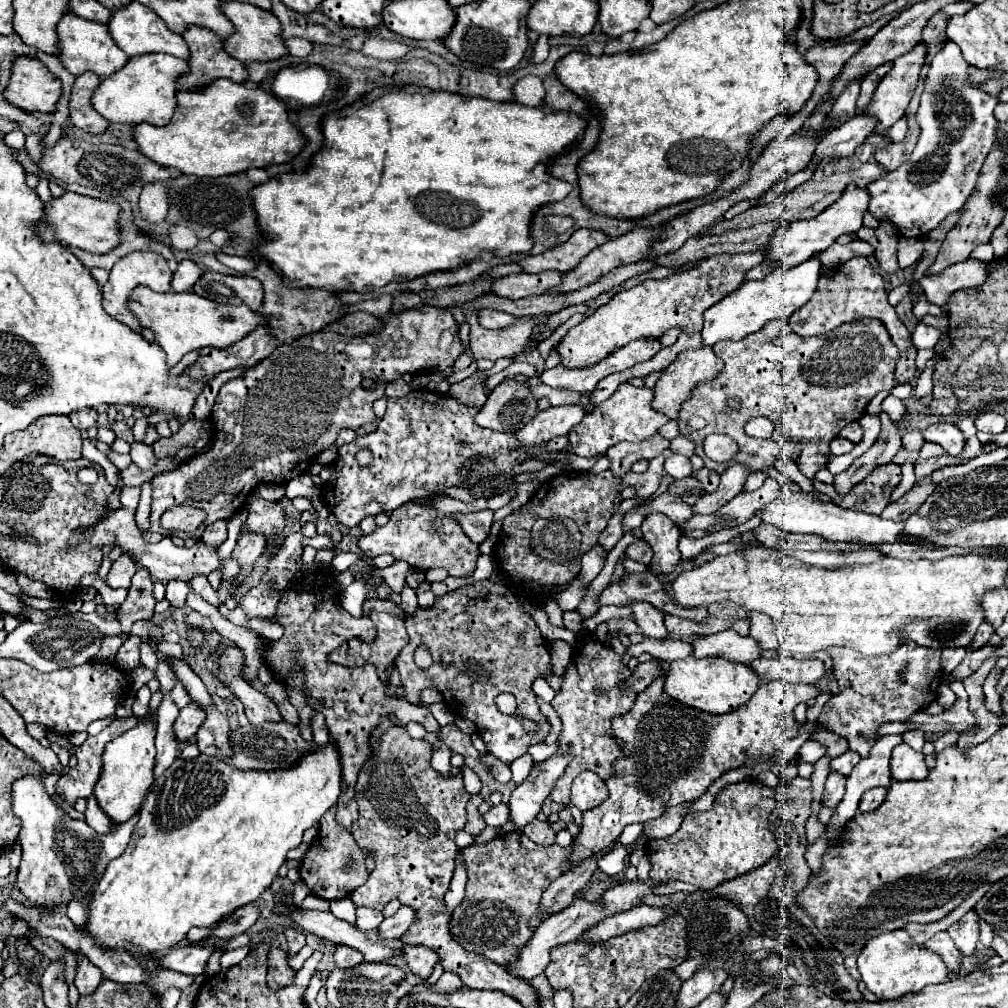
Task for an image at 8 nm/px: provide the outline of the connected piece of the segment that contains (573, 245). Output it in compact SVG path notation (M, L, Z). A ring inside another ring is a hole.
M586 228L576 230L568 242L556 248L550 248L542 254L526 256L518 264L524 268L524 272L536 272L536 274L546 272L546 270L568 272L568 270L574 270L586 254L590 254L594 248L602 246L608 240L610 236L598 230L586 230Z

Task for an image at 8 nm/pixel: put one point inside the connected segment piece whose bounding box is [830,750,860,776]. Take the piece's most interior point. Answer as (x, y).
(843, 764)

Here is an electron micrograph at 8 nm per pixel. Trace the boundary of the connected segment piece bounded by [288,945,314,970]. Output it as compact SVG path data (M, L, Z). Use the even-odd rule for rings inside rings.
M305 945L303 949L296 954L296 956L288 956L288 964L289 966L294 969L298 970L303 966L303 963L313 954L314 950Z

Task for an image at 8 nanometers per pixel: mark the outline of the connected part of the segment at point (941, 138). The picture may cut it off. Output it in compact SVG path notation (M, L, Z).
M946 42L932 58L928 76L924 80L924 92L920 98L920 106L916 112L916 120L920 124L920 138L918 144L910 156L908 162L904 162L898 170L888 172L876 182L870 182L866 186L870 194L870 212L878 220L890 220L898 226L902 236L908 238L920 238L928 234L932 228L936 228L948 214L960 210L960 206L966 202L968 194L974 190L976 176L980 172L980 166L992 148L992 142L996 140L998 120L994 116L994 108L1000 102L998 96L990 96L984 92L978 84L968 82L968 68L970 64L964 60L960 48L954 42Z

